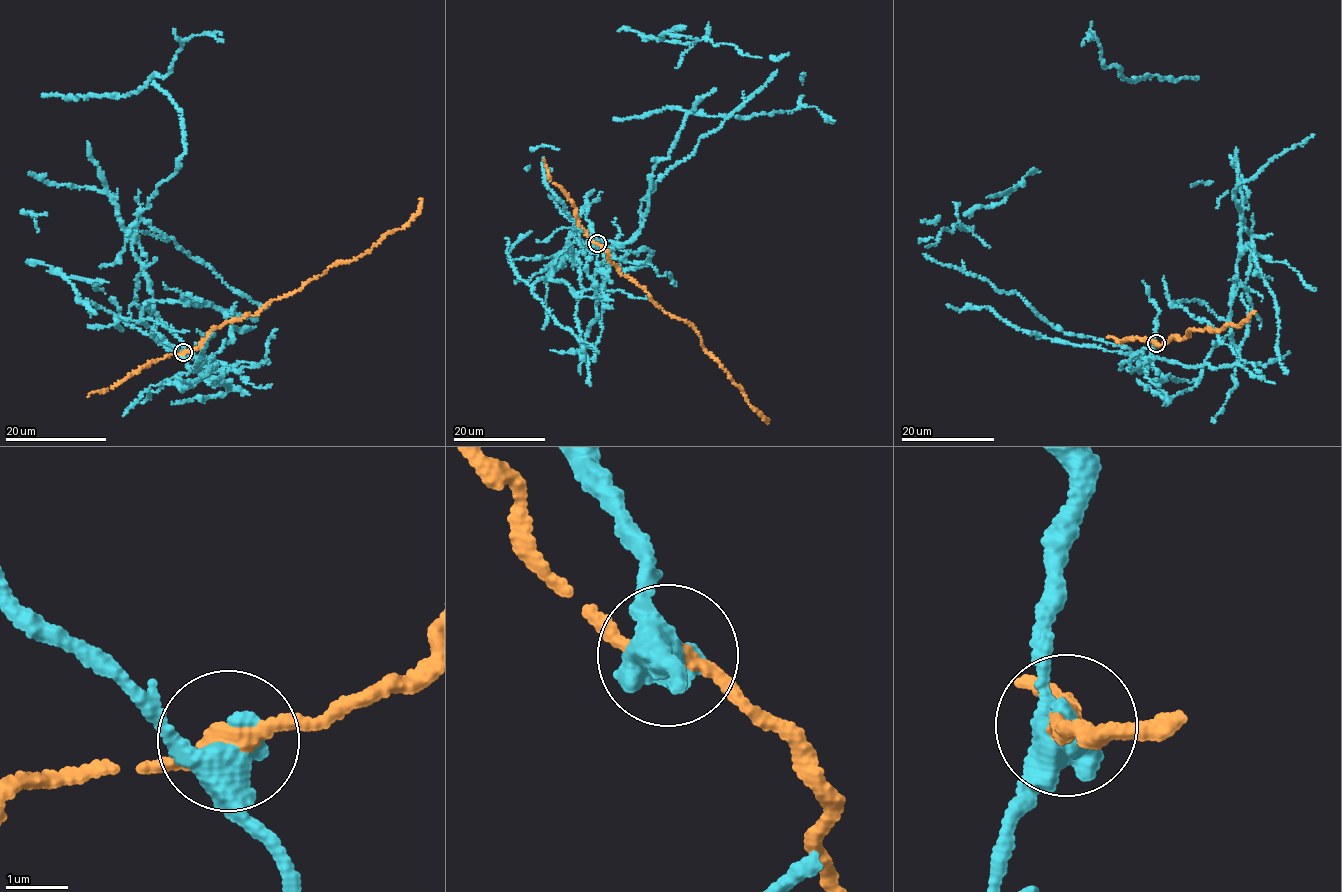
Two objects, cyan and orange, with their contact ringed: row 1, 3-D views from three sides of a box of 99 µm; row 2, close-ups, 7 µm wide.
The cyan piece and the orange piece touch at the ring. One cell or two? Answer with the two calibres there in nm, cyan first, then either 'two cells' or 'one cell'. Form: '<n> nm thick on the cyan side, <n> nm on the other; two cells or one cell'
500 nm thick on the cyan side, 280 nm on the other; two cells

